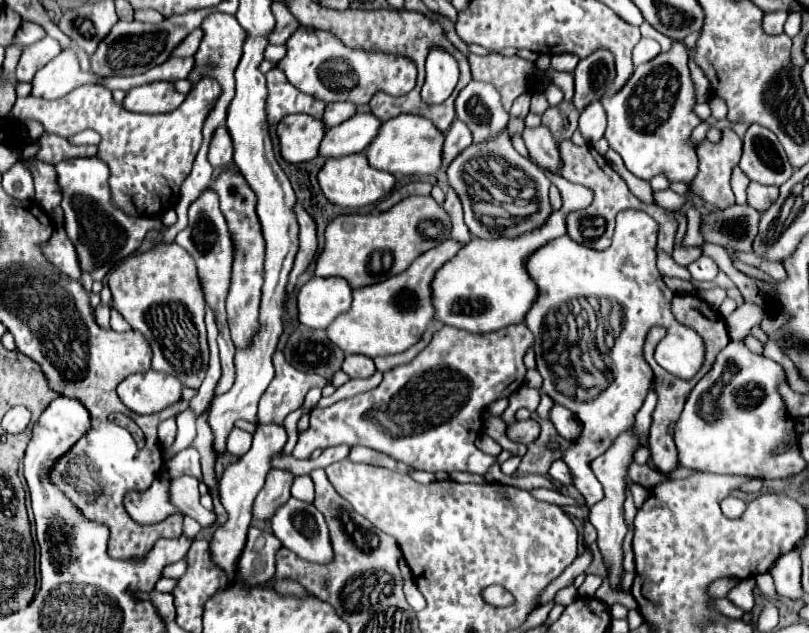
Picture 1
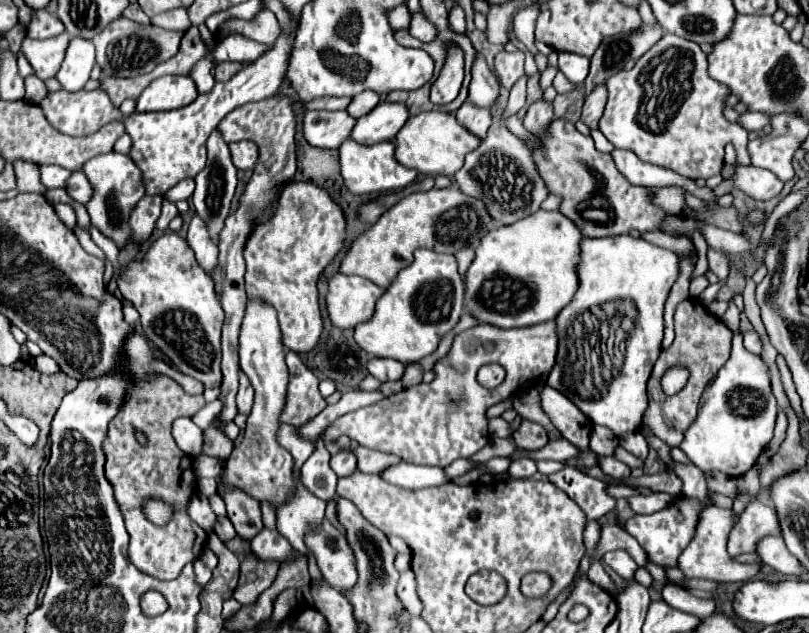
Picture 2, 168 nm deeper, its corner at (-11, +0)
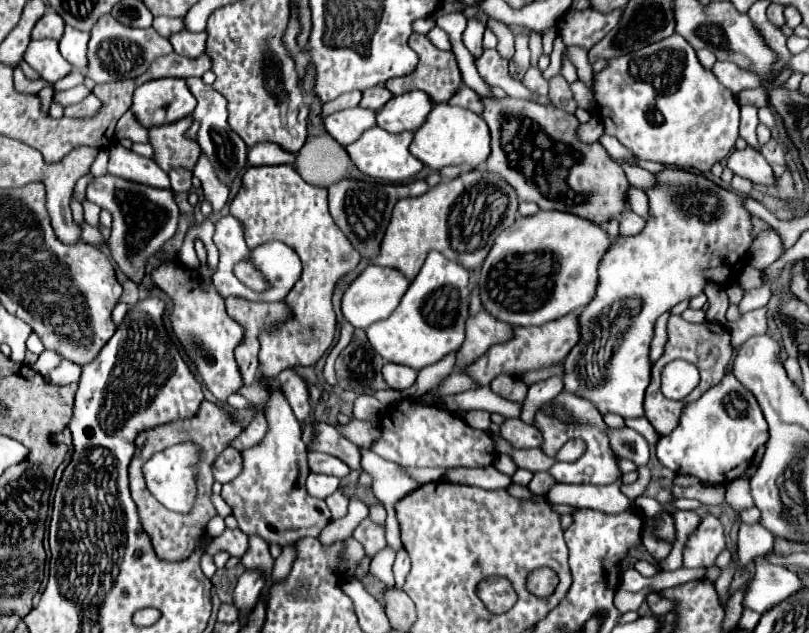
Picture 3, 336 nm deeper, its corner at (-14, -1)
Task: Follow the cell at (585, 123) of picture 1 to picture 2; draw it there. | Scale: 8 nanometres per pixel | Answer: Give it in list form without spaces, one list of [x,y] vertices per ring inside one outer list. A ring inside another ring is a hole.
[[[596,86],[594,92],[590,96],[586,96],[584,102],[584,110],[582,110],[582,122],[594,130],[598,128],[600,118],[604,116],[604,108],[606,108],[606,86]]]

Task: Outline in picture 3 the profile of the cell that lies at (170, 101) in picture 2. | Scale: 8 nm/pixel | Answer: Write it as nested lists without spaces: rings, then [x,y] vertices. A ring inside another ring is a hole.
[[[153,79],[135,89],[131,113],[141,127],[161,127],[189,117],[197,101],[183,79]]]

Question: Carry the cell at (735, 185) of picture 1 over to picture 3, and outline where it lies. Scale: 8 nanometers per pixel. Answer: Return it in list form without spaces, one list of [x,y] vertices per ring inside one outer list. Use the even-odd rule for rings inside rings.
[[[677,33],[639,51],[609,59],[607,67],[593,75],[593,89],[605,133],[615,135],[621,145],[641,159],[709,173],[713,163],[723,161],[733,151],[739,137],[739,105],[733,93],[701,67],[695,49]]]

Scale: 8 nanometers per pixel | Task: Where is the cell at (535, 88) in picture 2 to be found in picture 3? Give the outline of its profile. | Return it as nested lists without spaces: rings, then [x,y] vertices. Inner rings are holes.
[[[532,32],[529,37],[529,49],[531,51],[531,64],[537,65],[539,57],[543,54],[542,38],[539,34]]]

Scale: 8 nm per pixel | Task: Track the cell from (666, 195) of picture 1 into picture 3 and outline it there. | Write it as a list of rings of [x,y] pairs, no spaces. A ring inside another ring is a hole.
[[[753,147],[745,149],[733,149],[731,155],[727,157],[727,167],[735,173],[741,175],[755,185],[773,185],[773,171],[771,165],[765,161],[761,151],[755,151]]]

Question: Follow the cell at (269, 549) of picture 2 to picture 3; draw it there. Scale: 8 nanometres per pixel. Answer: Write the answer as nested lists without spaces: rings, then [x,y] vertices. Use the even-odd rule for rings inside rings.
[[[245,571],[239,577],[239,581],[233,589],[233,605],[237,607],[239,617],[247,615],[255,607],[263,585],[265,585],[265,579],[263,579],[263,575],[259,575],[259,571]]]

